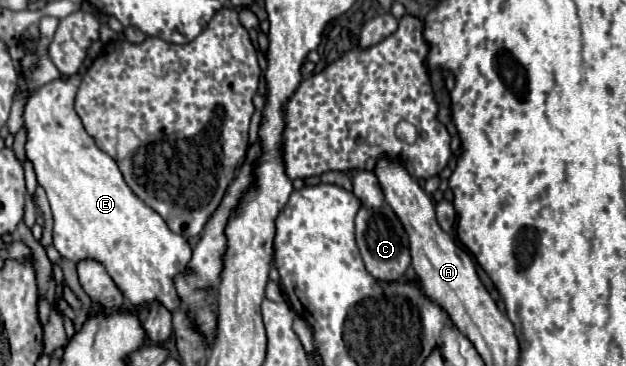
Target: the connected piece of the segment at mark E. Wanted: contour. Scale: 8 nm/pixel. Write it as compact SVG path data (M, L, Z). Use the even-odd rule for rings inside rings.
M81 74L69 80L59 78L41 86L33 92L33 96L27 98L23 114L27 126L27 158L33 162L37 182L45 188L53 210L53 246L63 258L71 262L79 262L85 258L99 260L135 310L141 310L143 306L159 300L159 304L173 312L181 306L175 288L175 276L185 274L189 270L187 264L191 260L193 248L185 236L171 232L165 220L153 208L147 208L147 204L143 204L143 200L139 200L139 196L131 192L115 160L107 156L103 150L99 150L93 138L85 132L77 112L73 110L73 100L79 82Z

